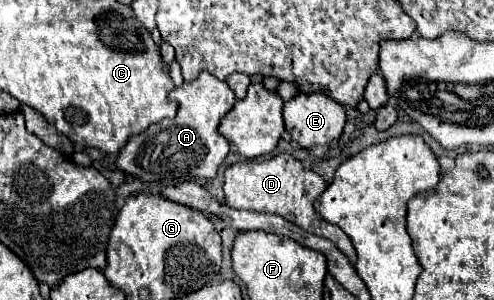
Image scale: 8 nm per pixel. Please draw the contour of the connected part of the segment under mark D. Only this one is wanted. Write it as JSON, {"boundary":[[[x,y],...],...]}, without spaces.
{"boundary":[[[278,154],[278,156],[274,156],[270,160],[262,160],[262,162],[256,162],[256,160],[238,162],[230,168],[226,168],[224,176],[226,176],[224,194],[226,194],[226,204],[230,204],[230,208],[278,214],[310,234],[330,238],[332,244],[338,250],[342,250],[344,256],[348,256],[350,264],[356,260],[352,240],[338,226],[332,226],[330,222],[322,220],[314,210],[314,200],[326,190],[328,184],[314,170],[302,168],[302,164],[294,156]]]}

